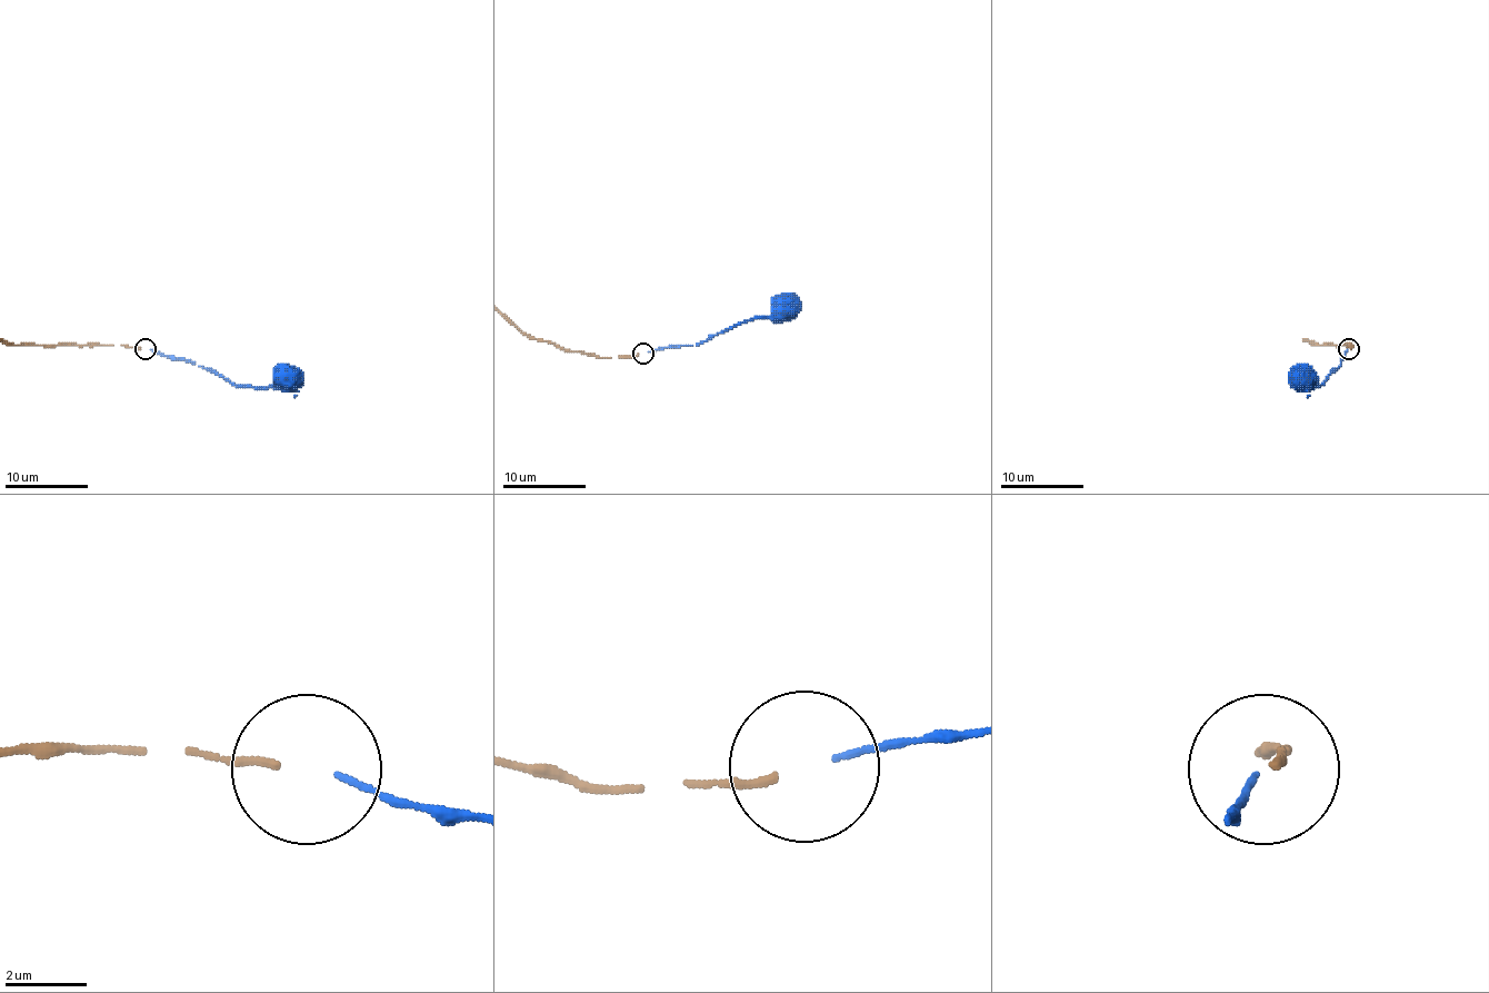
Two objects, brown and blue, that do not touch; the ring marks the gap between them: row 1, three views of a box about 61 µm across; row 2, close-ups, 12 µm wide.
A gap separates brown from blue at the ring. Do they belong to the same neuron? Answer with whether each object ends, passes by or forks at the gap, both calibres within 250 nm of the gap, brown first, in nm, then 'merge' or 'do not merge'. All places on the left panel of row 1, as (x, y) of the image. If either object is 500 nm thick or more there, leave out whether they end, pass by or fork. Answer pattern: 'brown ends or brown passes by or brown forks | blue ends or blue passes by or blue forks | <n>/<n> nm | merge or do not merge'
brown ends | blue ends | 220/140 nm | merge

